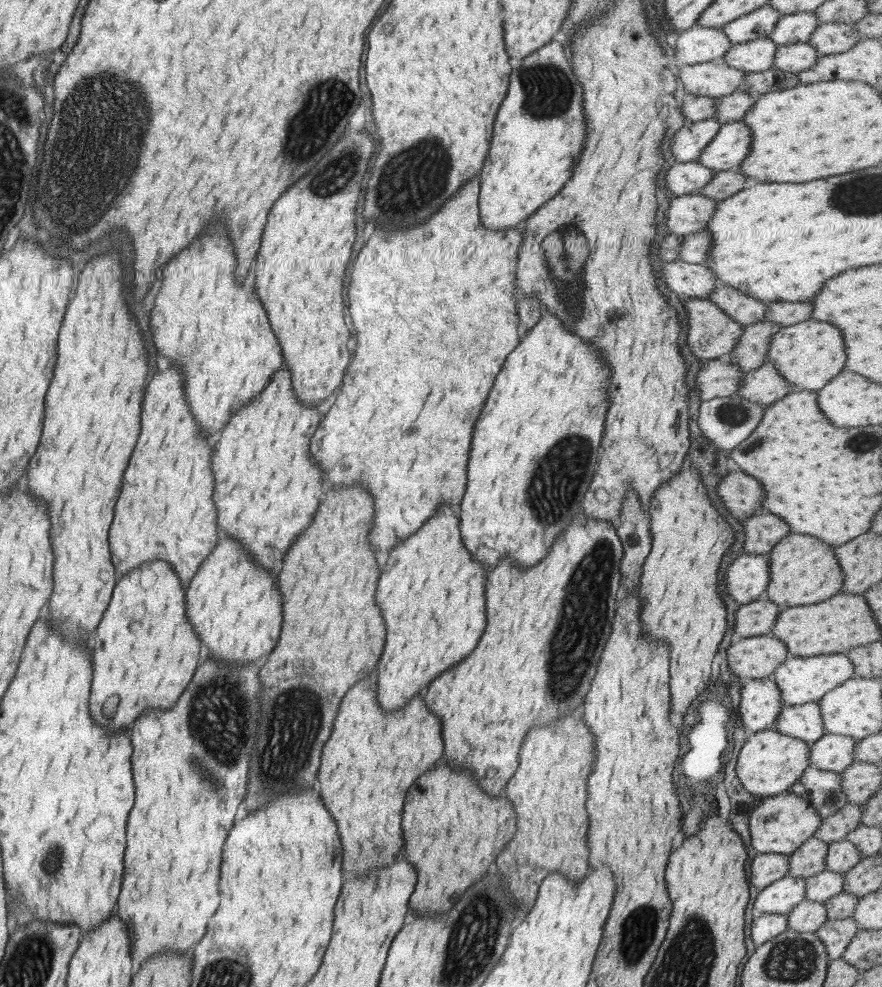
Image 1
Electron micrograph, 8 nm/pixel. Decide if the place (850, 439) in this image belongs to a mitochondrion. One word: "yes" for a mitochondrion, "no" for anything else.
yes

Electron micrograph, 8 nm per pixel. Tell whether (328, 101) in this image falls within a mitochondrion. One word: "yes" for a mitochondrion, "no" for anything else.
yes

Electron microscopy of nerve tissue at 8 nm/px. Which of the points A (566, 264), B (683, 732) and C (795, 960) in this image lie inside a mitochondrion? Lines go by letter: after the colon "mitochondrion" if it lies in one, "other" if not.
A: mitochondrion
B: other
C: mitochondrion

